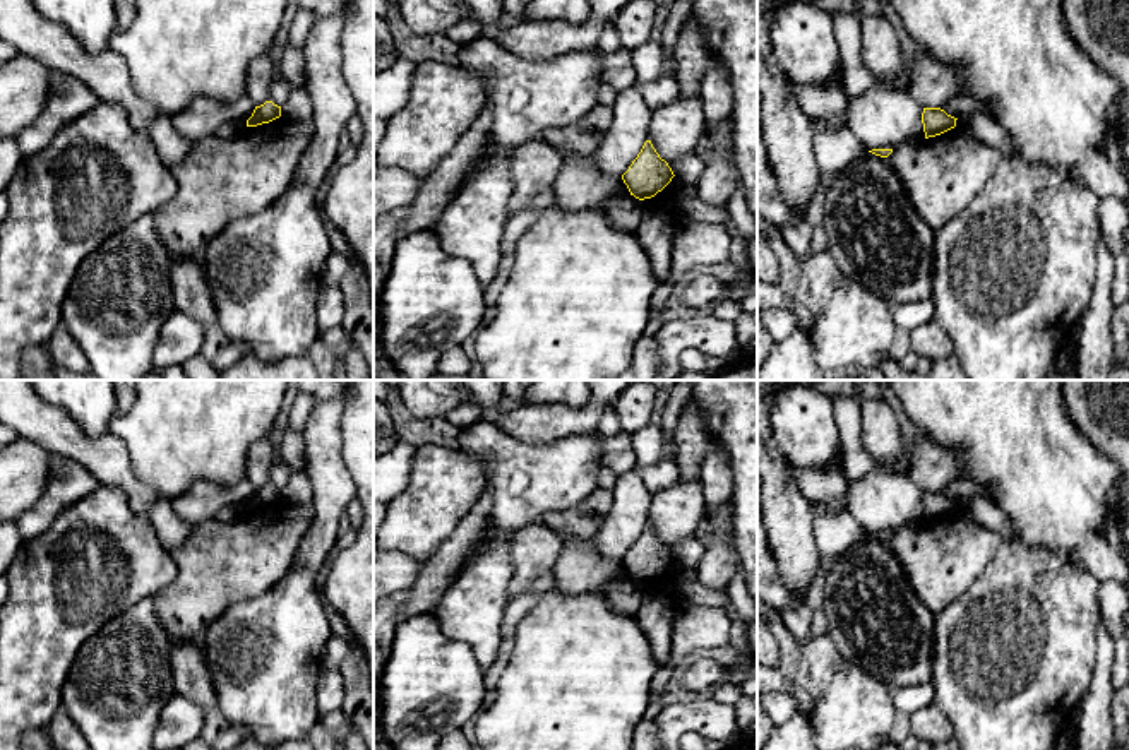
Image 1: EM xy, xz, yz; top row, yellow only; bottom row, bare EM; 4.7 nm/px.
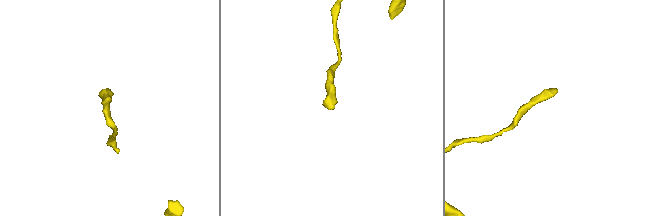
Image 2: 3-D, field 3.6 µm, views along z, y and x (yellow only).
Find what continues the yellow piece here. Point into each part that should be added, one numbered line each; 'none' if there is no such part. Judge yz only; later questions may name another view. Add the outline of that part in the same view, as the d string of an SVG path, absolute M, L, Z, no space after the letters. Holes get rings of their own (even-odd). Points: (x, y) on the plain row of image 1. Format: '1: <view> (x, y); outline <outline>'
none

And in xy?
none

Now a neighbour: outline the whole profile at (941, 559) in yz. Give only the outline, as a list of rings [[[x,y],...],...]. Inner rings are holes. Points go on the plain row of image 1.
[[[958,510],[887,539],[913,592],[934,615],[973,586],[1002,541]]]

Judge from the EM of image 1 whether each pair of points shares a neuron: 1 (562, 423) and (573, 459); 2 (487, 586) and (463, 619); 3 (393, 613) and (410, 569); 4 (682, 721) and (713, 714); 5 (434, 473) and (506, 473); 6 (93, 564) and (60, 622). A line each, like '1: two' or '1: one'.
1: two
2: one
3: two
4: one
5: two
6: one

